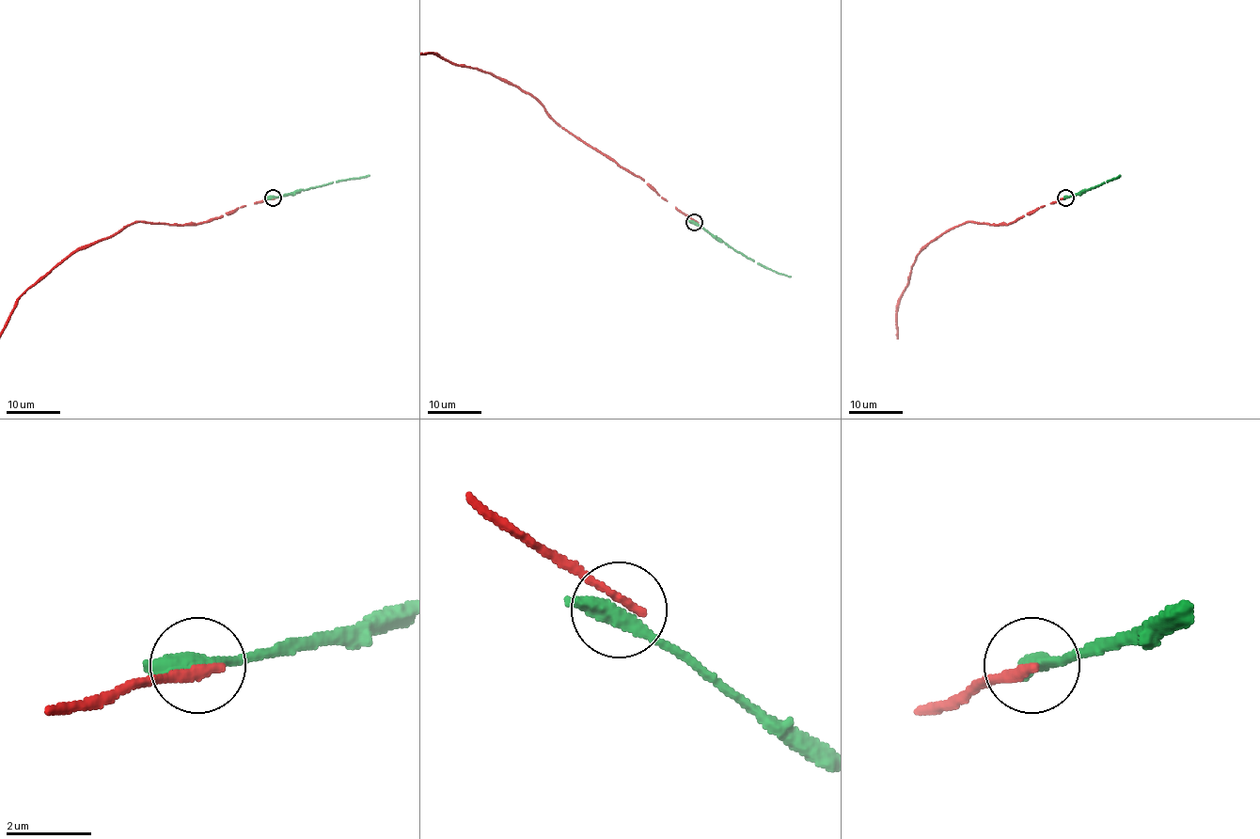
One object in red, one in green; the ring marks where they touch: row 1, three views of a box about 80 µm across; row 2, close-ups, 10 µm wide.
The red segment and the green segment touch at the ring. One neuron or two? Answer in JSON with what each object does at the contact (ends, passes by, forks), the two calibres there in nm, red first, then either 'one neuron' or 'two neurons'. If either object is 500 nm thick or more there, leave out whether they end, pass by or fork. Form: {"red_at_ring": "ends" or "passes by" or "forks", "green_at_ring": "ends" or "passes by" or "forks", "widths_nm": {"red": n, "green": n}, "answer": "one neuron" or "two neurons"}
{"widths_nm": {"red": 240, "green": 500}, "answer": "two neurons"}

